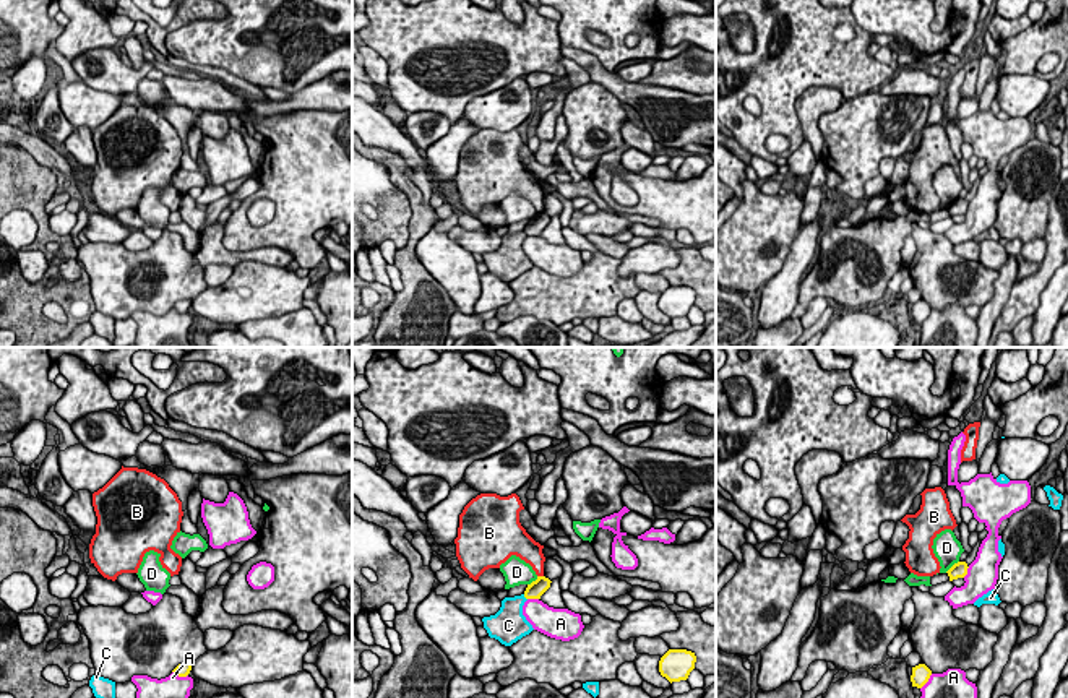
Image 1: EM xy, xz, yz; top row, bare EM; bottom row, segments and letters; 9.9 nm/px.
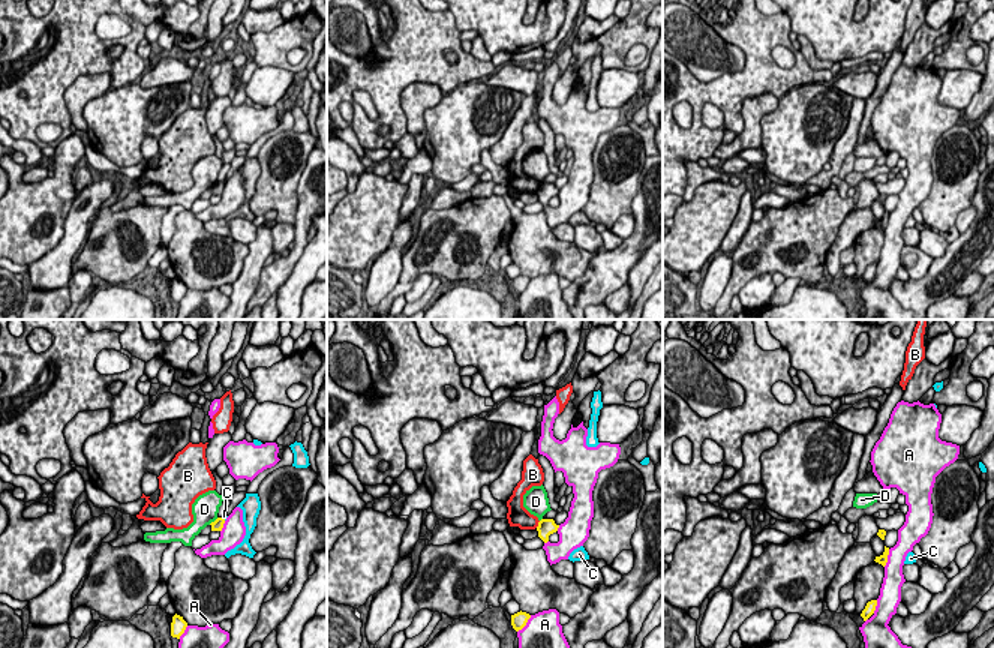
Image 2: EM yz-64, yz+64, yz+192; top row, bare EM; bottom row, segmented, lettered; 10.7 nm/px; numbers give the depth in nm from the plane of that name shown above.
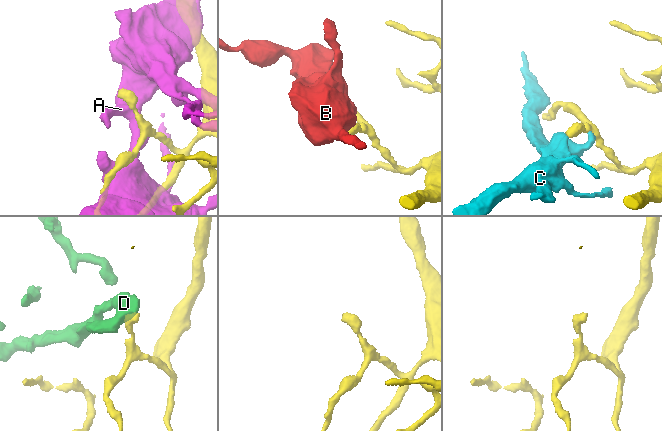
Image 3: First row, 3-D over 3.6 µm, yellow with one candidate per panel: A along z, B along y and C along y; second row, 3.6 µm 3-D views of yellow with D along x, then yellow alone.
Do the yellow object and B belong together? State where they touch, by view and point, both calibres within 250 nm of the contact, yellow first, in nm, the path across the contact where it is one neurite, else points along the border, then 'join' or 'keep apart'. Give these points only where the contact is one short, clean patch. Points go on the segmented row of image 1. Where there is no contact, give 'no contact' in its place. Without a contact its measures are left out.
contact xz (541, 577); calibres 160 and 200 nm; border xz (538, 575), (542, 577); keep apart

